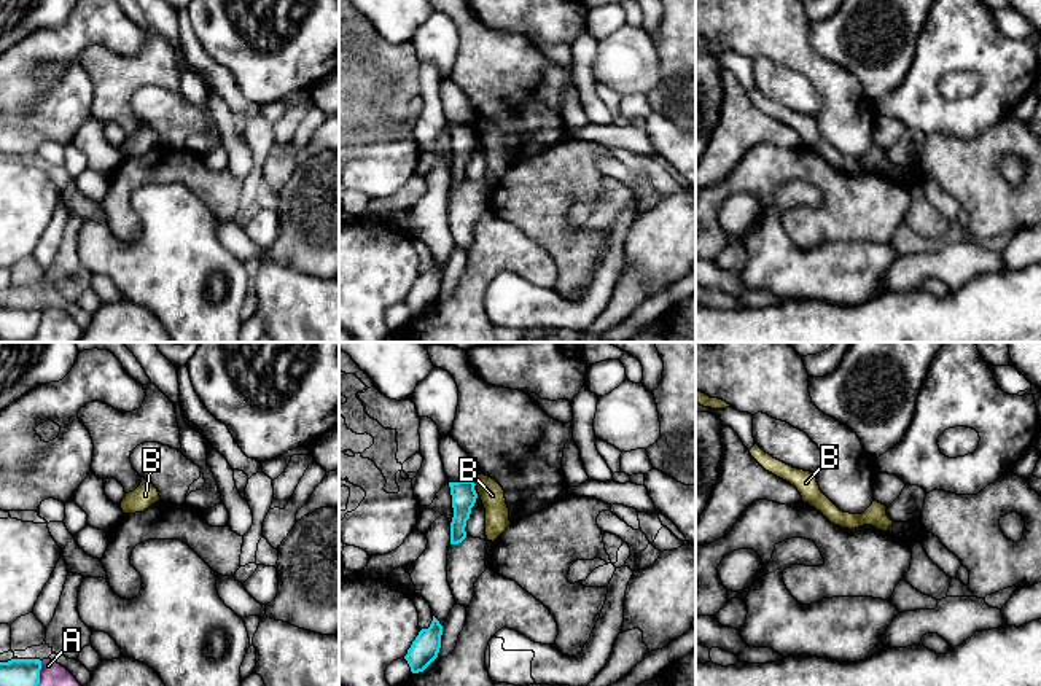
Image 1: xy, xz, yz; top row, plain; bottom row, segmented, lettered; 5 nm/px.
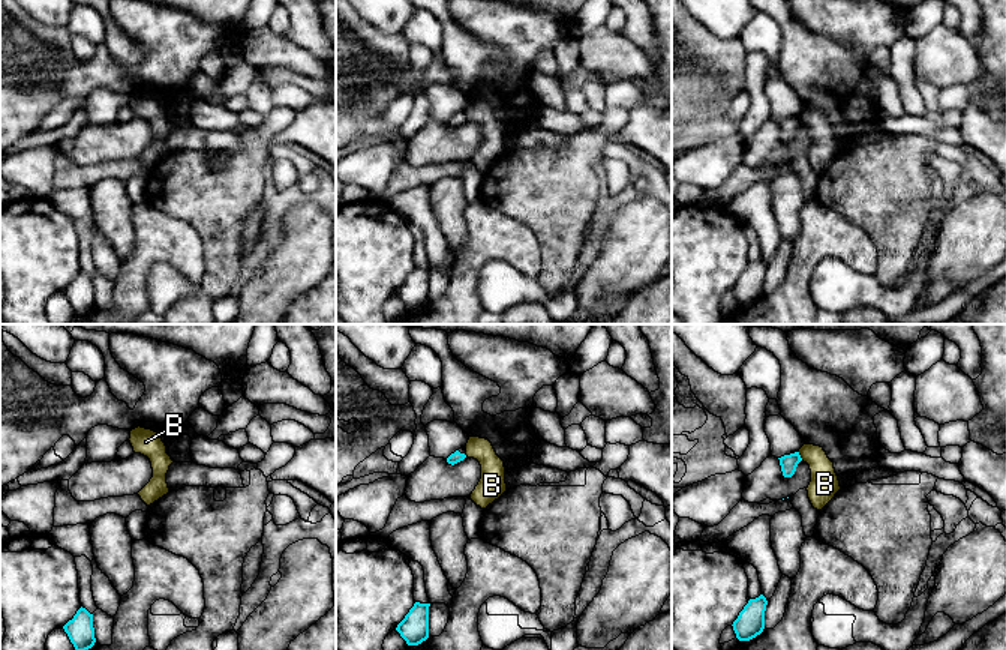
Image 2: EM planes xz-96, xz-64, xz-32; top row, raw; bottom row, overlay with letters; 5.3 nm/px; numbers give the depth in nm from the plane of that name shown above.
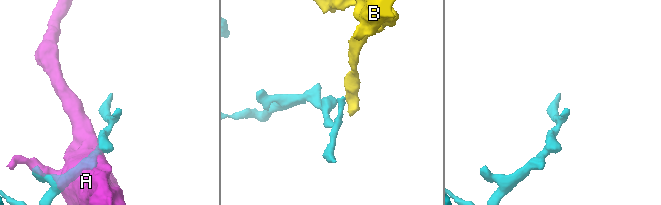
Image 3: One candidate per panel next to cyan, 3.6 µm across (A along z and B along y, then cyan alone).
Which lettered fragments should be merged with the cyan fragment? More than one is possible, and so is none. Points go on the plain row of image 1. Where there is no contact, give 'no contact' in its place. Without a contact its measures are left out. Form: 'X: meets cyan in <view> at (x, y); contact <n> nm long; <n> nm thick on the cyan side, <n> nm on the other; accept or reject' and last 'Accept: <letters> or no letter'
A: meets cyan in xy at (38, 323); contact 200 nm long; 200 nm thick on the cyan side, 220 nm on the other; reject
B: meets cyan in xz at (473, 126); contact 40 nm long; 130 nm thick on the cyan side, 130 nm on the other; reject
Accept: no letter

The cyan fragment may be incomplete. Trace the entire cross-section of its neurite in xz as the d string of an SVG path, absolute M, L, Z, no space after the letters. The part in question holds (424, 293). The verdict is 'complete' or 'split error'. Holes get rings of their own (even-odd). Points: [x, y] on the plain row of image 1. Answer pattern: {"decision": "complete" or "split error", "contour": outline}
{"decision": "complete", "contour": "M433 259L428 272L422 272L404 302L407 304L411 315L423 315L436 301L441 291L443 269Z"}

